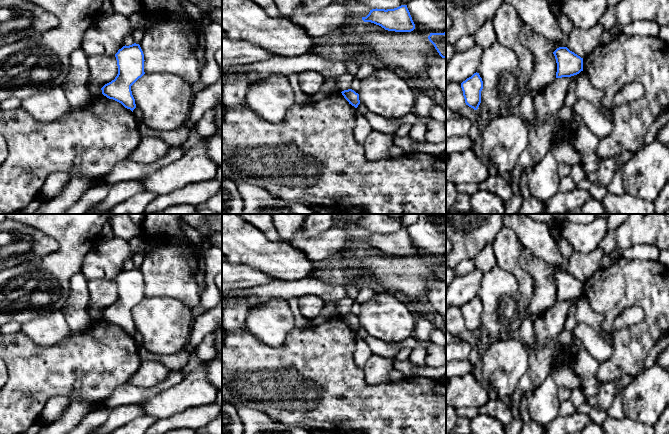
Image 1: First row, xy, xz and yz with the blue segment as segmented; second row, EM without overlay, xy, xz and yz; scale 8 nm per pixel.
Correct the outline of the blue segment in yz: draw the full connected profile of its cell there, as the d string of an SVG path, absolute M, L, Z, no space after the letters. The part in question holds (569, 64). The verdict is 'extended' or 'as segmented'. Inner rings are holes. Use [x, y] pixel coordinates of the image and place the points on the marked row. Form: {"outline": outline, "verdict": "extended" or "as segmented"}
{"outline": "M559 47L553 52L556 63L556 78L571 77L583 71L583 58L567 47Z", "verdict": "as segmented"}

